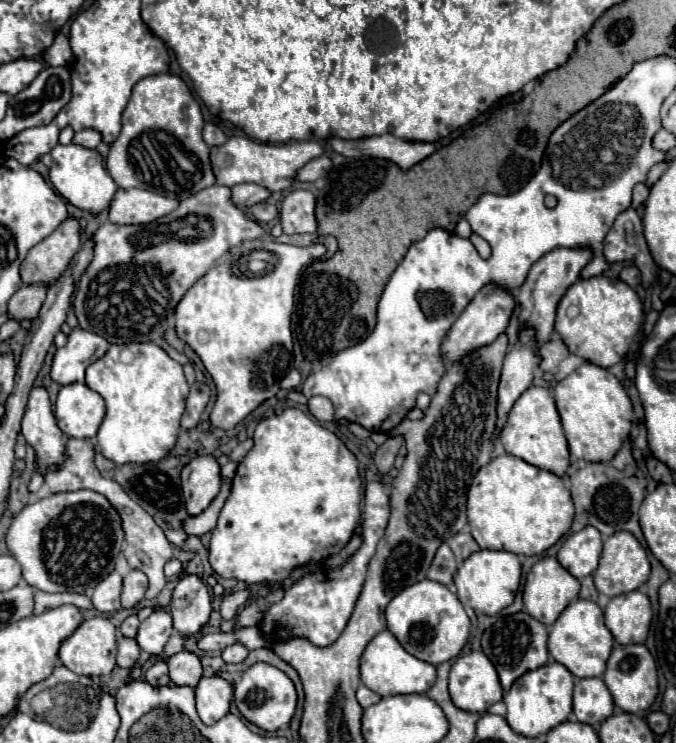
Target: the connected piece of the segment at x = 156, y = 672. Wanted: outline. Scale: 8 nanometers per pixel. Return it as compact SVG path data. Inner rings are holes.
M156 662L152 668L148 668L146 682L152 684L152 686L166 686L166 684L170 684L166 662Z

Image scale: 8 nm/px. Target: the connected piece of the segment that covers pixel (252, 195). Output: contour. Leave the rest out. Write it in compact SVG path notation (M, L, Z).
M238 184L232 188L232 200L240 208L248 208L248 206L266 202L270 196L272 196L272 192L258 184Z

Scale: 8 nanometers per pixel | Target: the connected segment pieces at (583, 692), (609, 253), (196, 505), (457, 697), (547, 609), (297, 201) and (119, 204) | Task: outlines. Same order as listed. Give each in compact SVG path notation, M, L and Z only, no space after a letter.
M582 678L574 686L574 714L578 722L596 726L614 714L612 694L602 678Z
M624 210L610 232L604 238L604 258L612 264L614 260L634 262L634 266L642 272L642 286L648 288L654 282L654 260L646 248L646 240L642 234L642 220L636 210Z
M196 456L182 470L182 490L188 514L202 514L220 492L220 464L214 456Z
M482 652L458 656L450 670L452 702L466 712L486 712L502 700L502 686L494 664Z
M552 556L542 558L540 562L536 562L532 566L532 570L526 576L524 582L524 608L530 616L534 616L536 620L540 620L542 624L550 626L554 624L554 620L560 616L560 612L578 598L580 592L580 582L578 578L574 578L566 568L560 566L560 562Z
M294 190L282 200L280 226L284 234L316 232L316 196L308 190Z
M118 188L108 210L108 218L114 224L148 224L170 214L176 206L178 200L174 198L166 198L138 188Z

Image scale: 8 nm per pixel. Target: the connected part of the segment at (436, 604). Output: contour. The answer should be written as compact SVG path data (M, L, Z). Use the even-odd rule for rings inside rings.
M434 580L416 582L396 594L386 608L386 620L388 630L398 638L406 652L434 666L456 658L470 636L470 618L466 616L464 606L456 594Z

